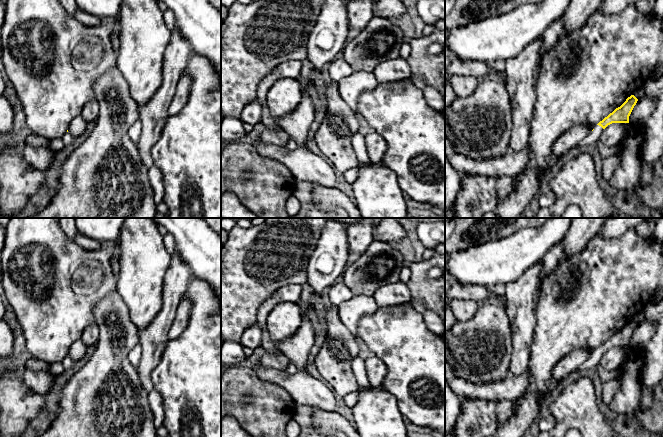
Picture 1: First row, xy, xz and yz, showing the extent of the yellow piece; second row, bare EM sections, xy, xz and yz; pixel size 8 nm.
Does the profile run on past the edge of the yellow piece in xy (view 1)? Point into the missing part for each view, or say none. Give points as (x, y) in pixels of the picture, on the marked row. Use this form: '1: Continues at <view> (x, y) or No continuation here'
1: No continuation here

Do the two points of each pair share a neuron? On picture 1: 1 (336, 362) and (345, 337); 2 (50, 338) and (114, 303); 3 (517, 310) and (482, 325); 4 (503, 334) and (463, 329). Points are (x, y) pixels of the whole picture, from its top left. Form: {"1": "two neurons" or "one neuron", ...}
{"1": "one neuron", "2": "two neurons", "3": "two neurons", "4": "one neuron"}

